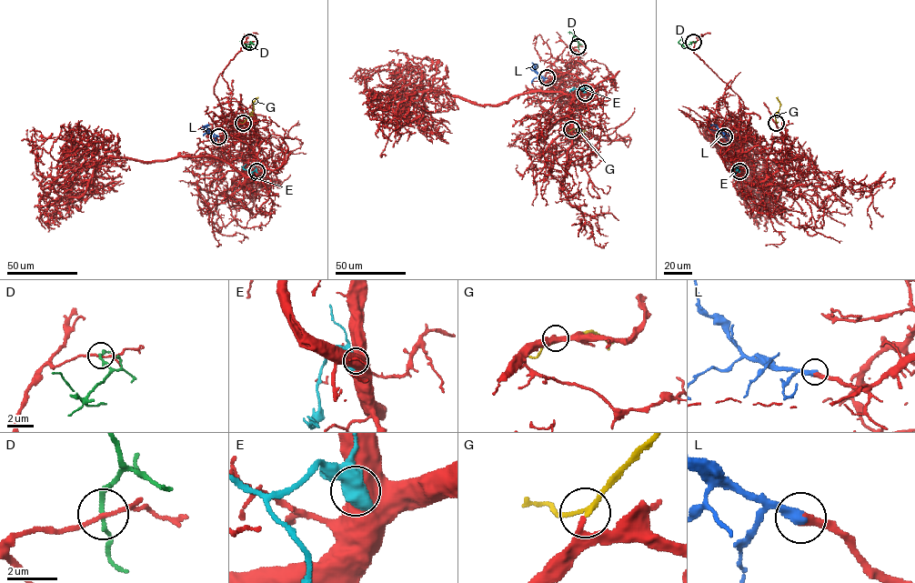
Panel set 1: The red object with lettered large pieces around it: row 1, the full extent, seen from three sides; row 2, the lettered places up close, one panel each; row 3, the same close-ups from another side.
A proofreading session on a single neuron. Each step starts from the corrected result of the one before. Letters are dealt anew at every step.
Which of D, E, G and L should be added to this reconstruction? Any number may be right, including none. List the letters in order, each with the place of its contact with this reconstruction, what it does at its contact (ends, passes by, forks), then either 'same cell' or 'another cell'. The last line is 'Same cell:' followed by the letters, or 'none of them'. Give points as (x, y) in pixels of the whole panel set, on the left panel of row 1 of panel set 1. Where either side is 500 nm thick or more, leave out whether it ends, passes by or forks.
D: (249, 42) | it passes by | another cell
E: (256, 171) | another cell
G: (243, 123) | it passes by | same cell
L: (218, 136) | it ends | same cell
Same cell: G, L

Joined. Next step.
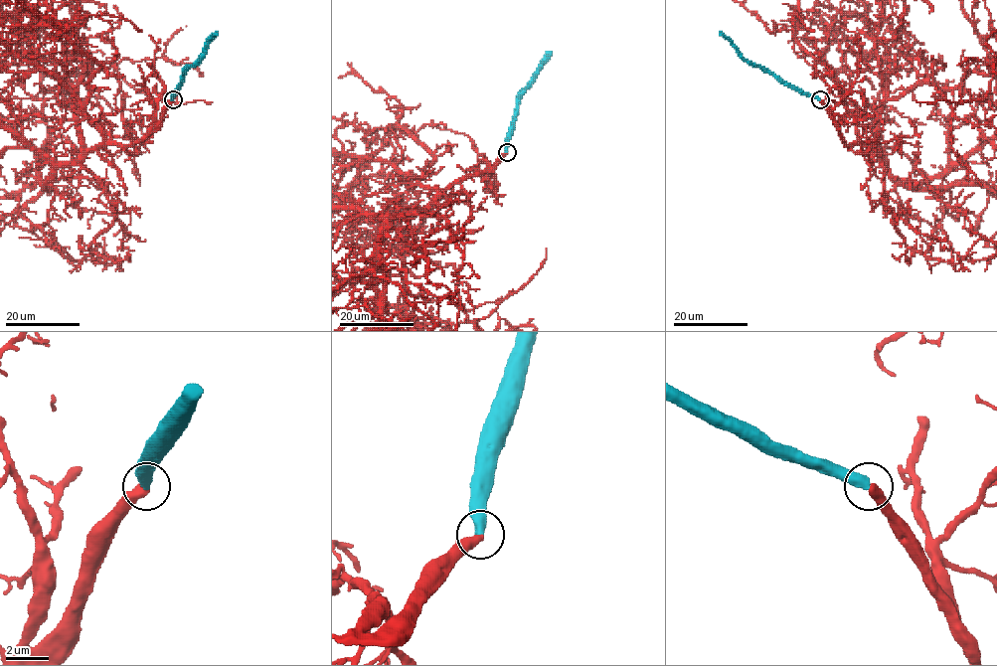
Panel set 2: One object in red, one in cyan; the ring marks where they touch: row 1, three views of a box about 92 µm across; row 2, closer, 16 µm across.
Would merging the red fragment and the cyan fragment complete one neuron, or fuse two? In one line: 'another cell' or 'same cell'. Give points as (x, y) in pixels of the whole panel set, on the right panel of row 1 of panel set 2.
same cell

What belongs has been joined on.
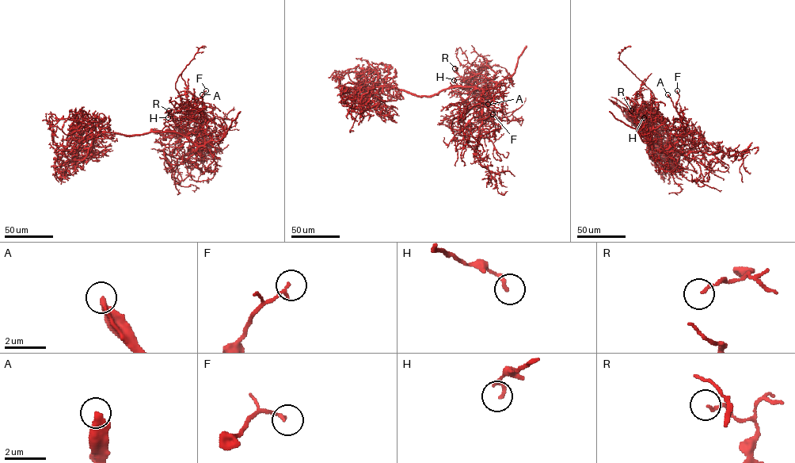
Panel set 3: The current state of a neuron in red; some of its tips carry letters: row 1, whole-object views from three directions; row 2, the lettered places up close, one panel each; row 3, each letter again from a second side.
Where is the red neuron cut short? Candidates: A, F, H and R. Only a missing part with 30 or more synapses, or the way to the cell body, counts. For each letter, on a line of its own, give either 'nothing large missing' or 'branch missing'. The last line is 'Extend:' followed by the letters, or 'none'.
A: branch missing
F: nothing large missing
H: nothing large missing
R: nothing large missing
Extend: A

